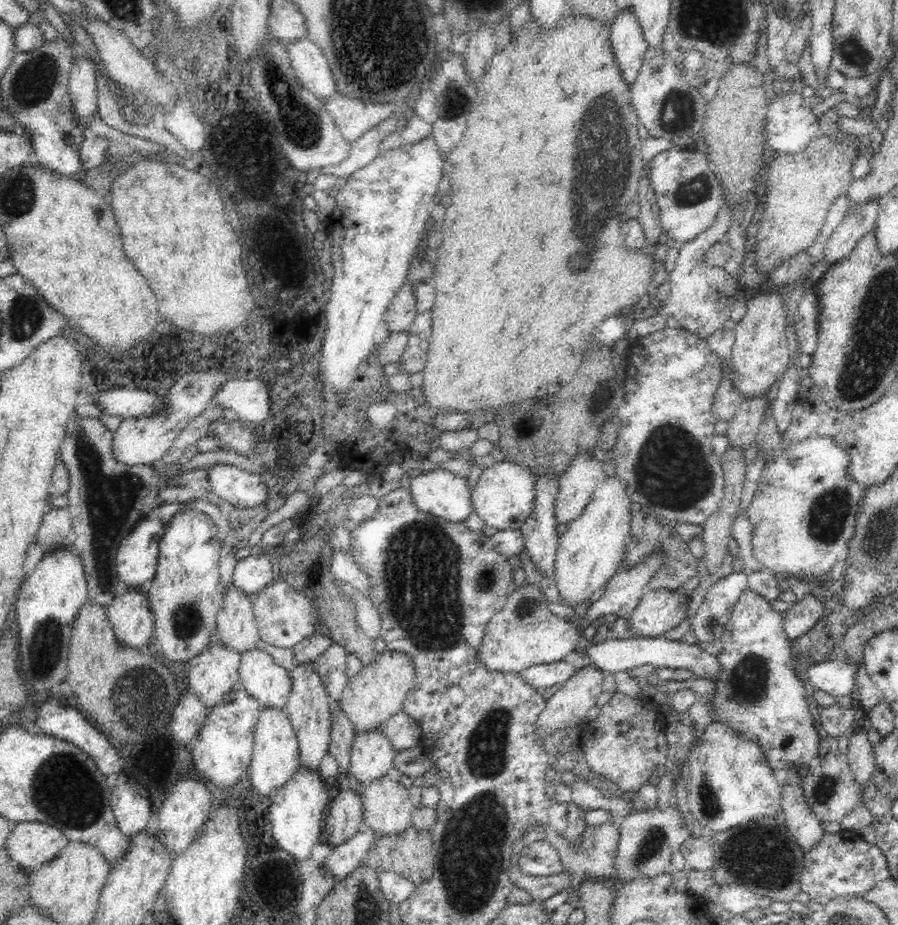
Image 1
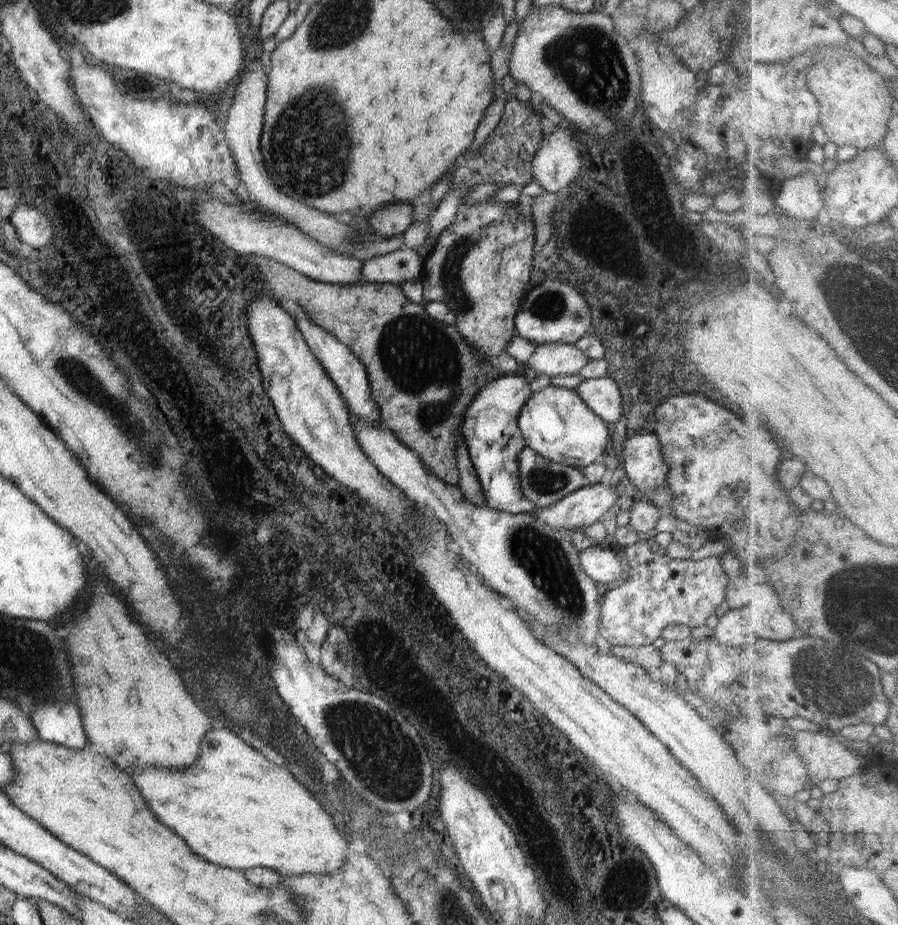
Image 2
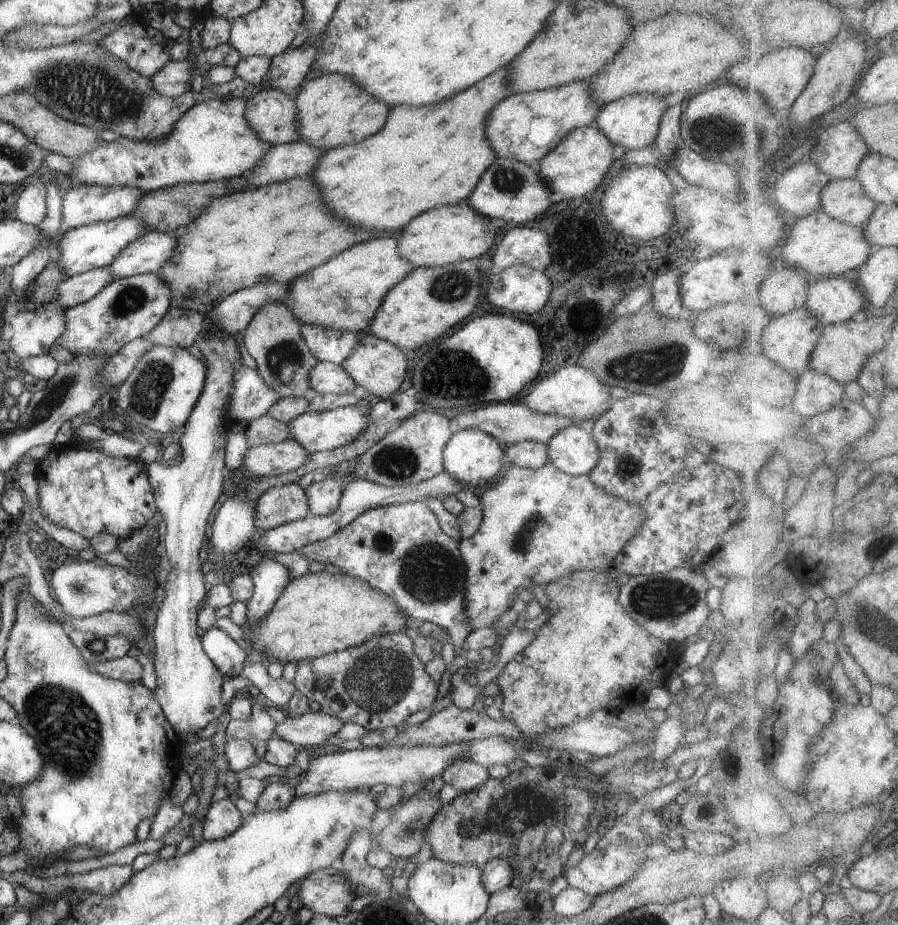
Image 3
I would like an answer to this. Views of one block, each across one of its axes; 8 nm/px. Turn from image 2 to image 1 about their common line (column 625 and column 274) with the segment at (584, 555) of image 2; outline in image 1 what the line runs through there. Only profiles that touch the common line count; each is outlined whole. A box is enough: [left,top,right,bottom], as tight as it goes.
[233,554,276,597]

